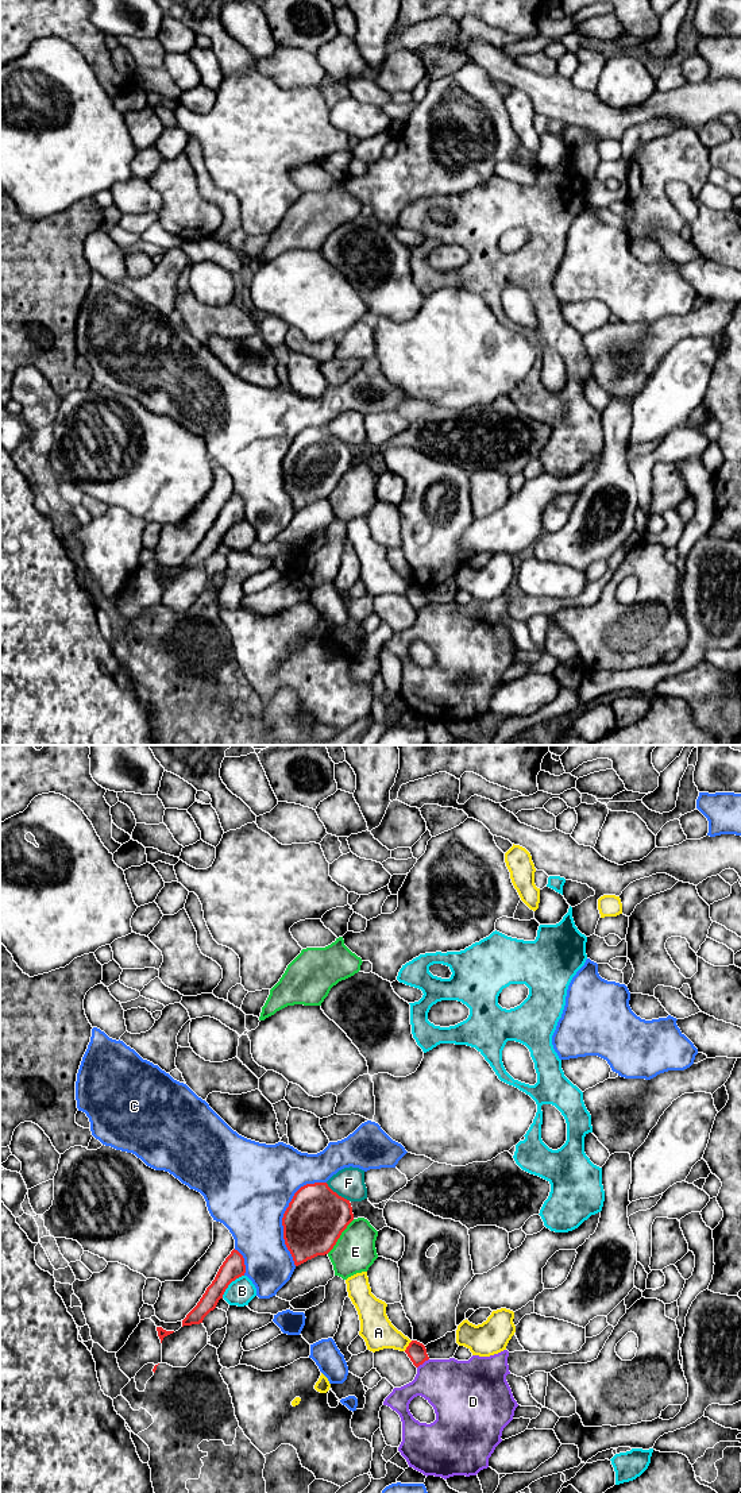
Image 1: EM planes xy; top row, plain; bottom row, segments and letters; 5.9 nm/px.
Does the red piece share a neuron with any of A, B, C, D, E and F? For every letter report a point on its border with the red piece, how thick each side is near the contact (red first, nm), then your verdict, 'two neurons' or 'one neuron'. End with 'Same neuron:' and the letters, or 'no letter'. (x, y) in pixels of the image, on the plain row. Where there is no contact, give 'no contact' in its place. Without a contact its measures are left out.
A: contact xy (408, 590); calibres 110 and 190 nm; two neurons
B: contact xy (230, 527); calibres 140 and 160 nm; two neurons
C: contact xy (284, 458); calibres 360 and 500 nm; two neurons
D: contact xy (423, 606); calibres 110 and 340 nm; two neurons
E: contact xy (339, 481); calibres 360 and 240 nm; two neurons
F: contact xy (336, 438); calibres 360 and 190 nm; two neurons
Same neuron: no letter

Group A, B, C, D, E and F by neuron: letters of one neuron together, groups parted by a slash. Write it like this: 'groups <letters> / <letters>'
groups A / B / C / D / E / F

